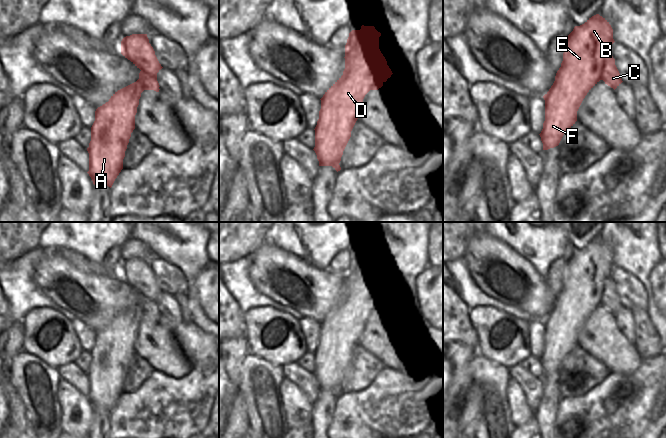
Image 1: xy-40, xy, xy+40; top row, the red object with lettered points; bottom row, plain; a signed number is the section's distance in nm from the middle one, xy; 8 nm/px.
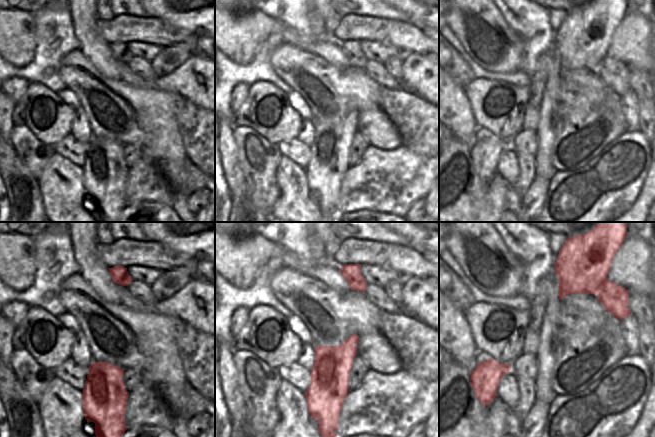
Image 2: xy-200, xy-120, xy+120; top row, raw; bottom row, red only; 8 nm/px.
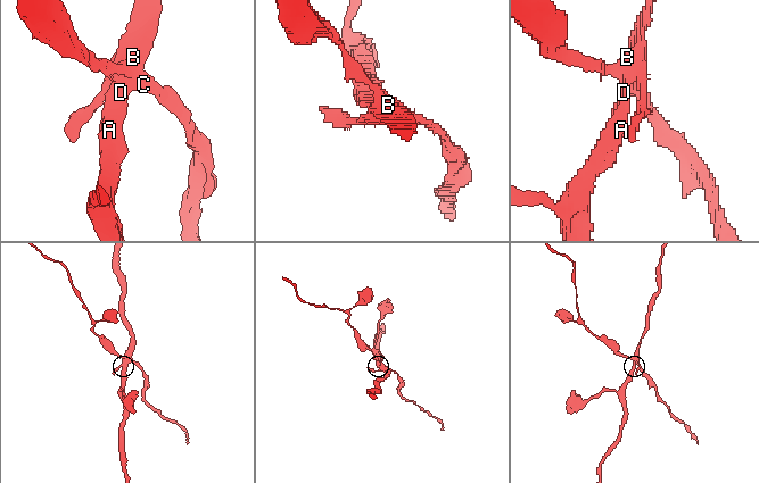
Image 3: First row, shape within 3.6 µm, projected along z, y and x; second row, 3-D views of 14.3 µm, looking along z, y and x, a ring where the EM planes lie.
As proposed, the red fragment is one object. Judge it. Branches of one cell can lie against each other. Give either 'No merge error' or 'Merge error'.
Merge error.

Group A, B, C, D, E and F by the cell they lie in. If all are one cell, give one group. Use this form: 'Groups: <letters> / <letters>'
Groups: A B D E F / C.

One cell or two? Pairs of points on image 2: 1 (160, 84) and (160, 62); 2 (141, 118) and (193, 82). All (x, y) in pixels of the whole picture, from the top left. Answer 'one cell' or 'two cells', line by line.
1: two cells
2: two cells

